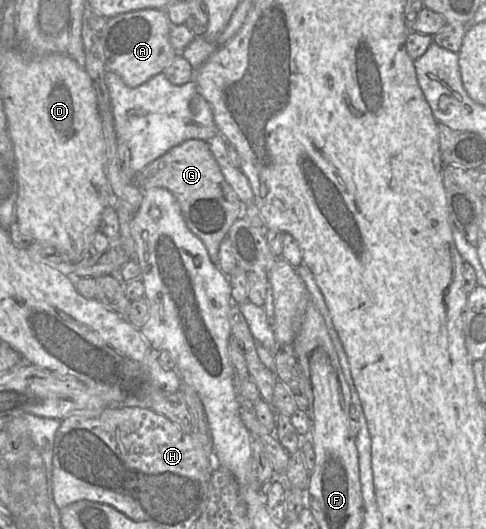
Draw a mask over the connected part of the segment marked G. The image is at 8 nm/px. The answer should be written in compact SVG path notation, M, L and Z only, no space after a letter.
M190 139L173 147L137 175L137 185L142 190L162 187L175 196L186 225L203 242L211 262L220 270L220 244L233 223L242 216L244 204L225 180L208 142Z

